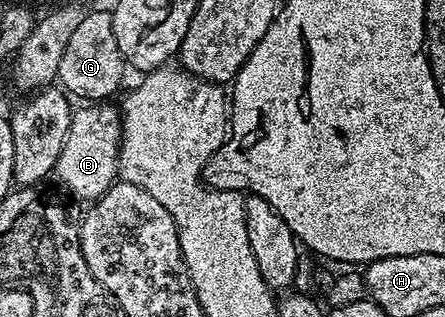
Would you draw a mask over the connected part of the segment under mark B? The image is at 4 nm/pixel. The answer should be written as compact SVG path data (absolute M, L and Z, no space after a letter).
M85 103L82 109L74 108L70 129L59 151L55 168L58 177L77 197L96 199L114 184L117 172L117 155L121 146L121 111L116 104Z

